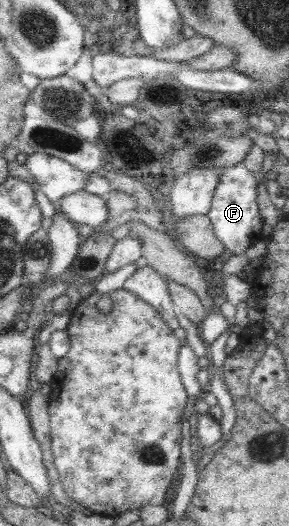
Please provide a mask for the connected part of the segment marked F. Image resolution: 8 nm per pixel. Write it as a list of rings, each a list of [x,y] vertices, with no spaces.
[[[241,163],[234,167],[222,168],[220,181],[213,191],[211,208],[207,216],[213,225],[215,236],[222,242],[226,252],[232,253],[234,256],[244,255],[250,246],[265,238],[257,188],[256,177]]]

